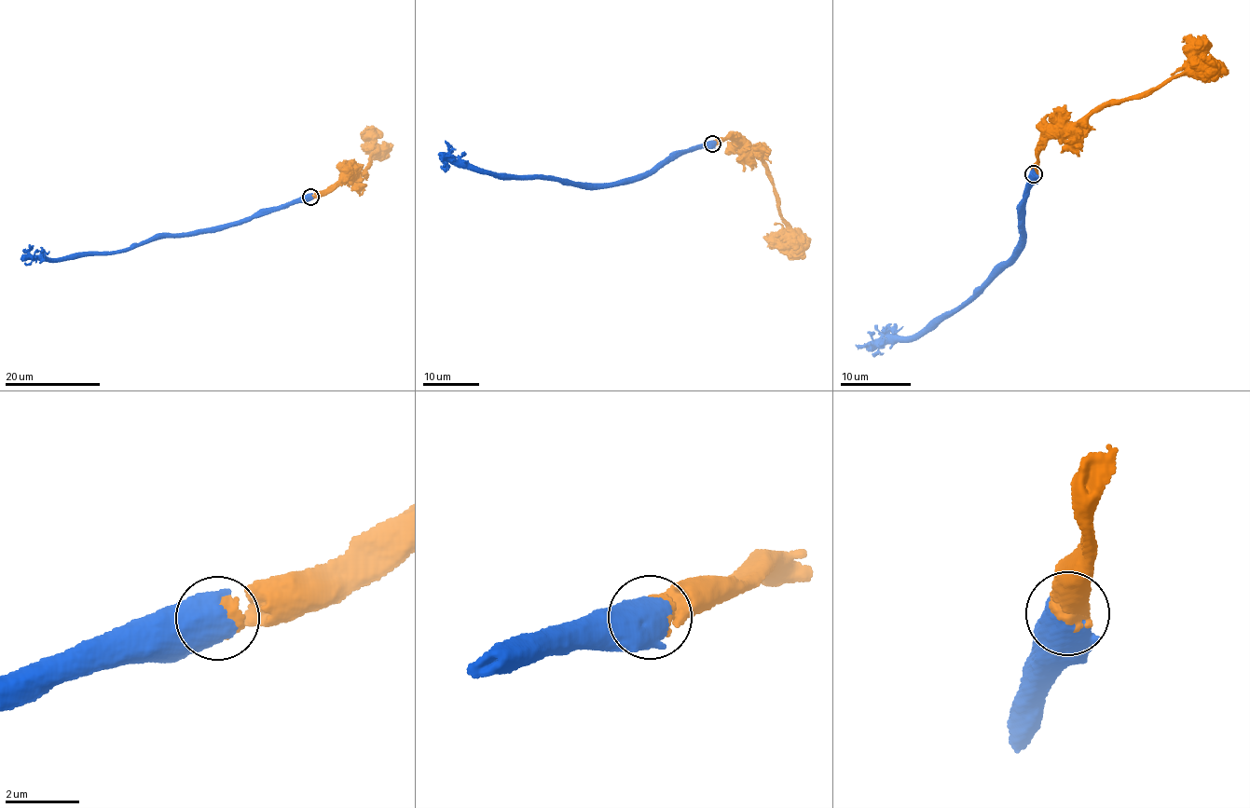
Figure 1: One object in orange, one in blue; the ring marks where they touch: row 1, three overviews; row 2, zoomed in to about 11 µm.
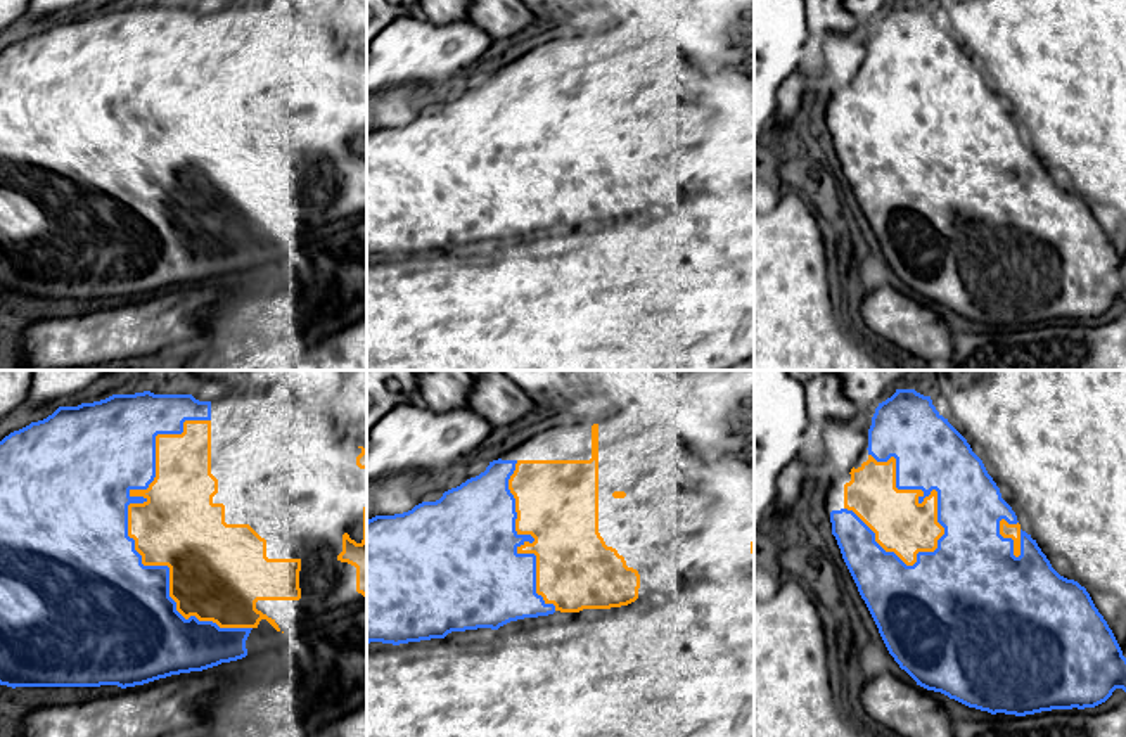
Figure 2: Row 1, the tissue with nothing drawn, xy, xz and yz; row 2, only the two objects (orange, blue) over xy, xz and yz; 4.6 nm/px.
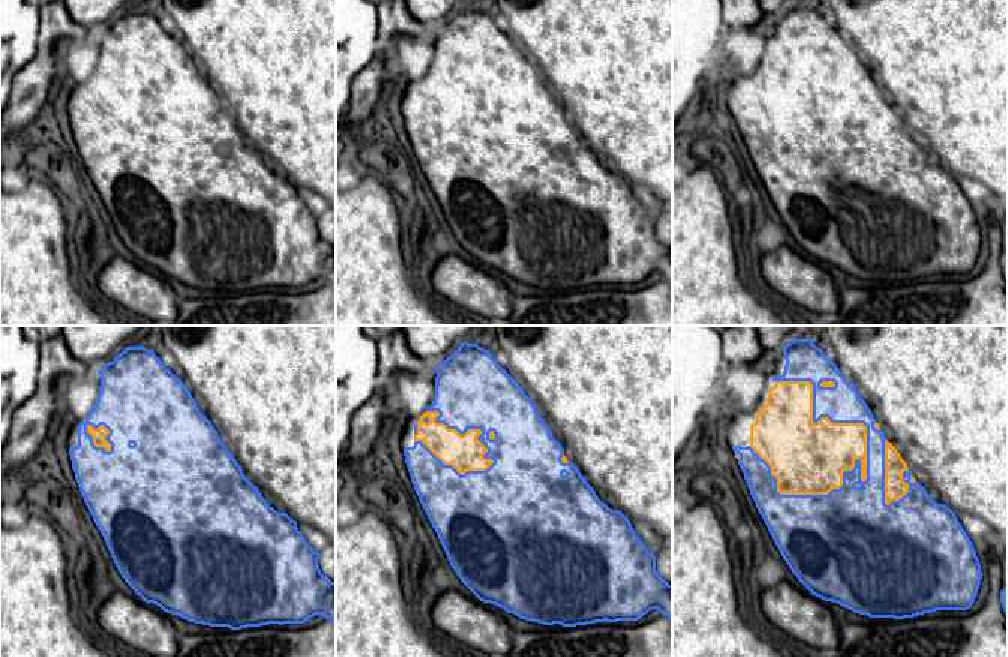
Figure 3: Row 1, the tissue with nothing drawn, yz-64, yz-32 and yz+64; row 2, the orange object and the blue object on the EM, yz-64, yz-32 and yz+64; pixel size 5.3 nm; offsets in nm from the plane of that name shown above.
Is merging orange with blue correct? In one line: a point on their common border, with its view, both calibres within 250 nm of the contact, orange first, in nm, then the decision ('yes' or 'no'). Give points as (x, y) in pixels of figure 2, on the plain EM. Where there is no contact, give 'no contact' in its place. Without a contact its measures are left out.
contact xy (130, 149); calibres 380 and 500 nm; yes

